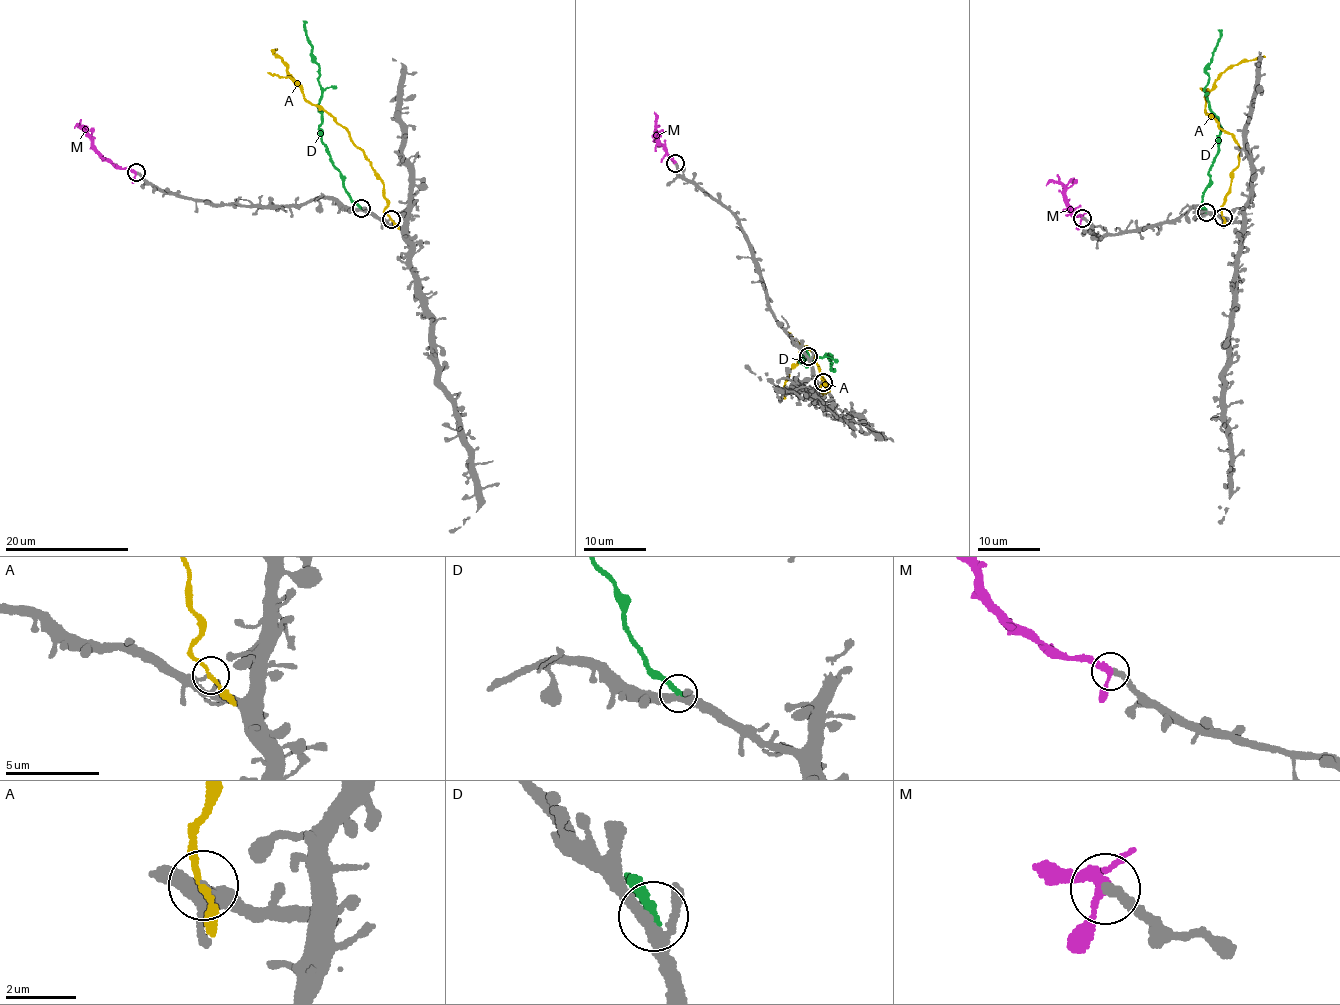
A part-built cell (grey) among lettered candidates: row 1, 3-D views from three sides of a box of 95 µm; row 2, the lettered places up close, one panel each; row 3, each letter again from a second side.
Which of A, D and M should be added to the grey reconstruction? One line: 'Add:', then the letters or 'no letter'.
Add: M

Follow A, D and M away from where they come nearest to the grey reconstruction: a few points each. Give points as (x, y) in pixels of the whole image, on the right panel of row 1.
A: (1223, 216), (1224, 197), (1241, 150), (1204, 108), (1205, 97), (1215, 79), (1238, 62), (1265, 57)
D: (1206, 212), (1202, 197), (1219, 146), (1220, 123), (1205, 86), (1219, 29)
M: (1082, 218), (1075, 216), (1060, 184), (1049, 181), (1046, 185)

